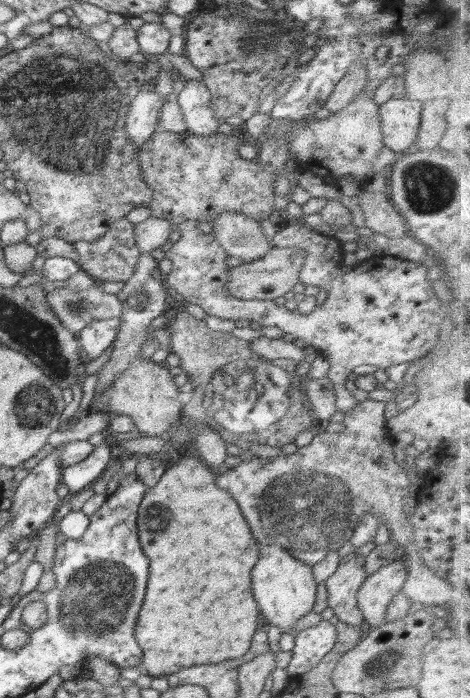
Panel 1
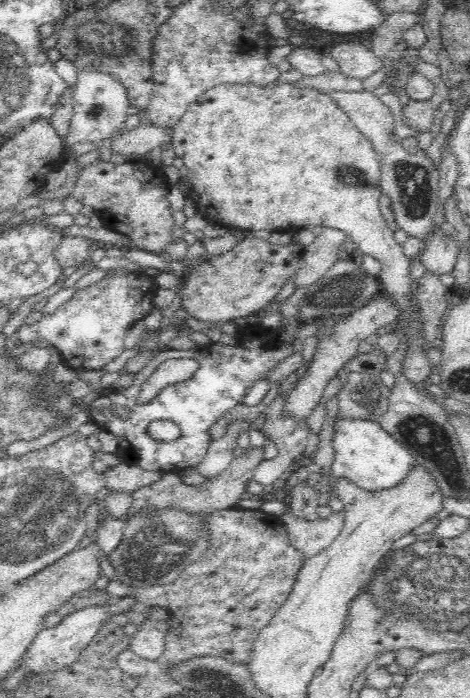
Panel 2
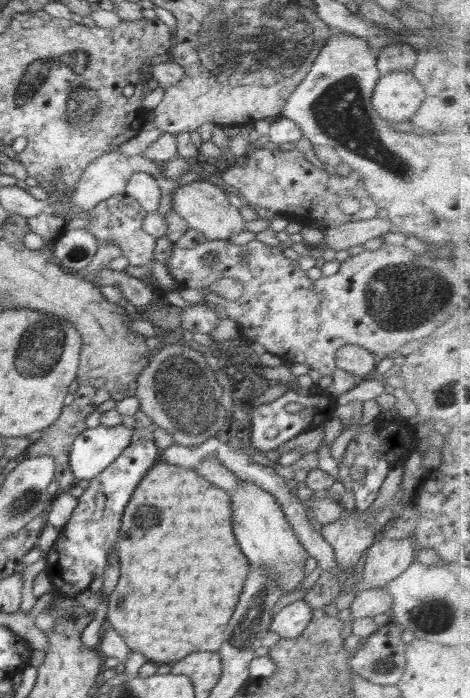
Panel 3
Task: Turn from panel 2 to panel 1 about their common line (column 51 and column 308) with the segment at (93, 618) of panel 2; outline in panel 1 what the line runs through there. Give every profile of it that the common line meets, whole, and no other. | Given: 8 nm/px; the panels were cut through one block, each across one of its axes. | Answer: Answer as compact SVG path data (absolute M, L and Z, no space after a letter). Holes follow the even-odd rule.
M326 620L295 635L296 646L292 650L290 665L286 668L288 679L313 670L337 642L335 626Z

